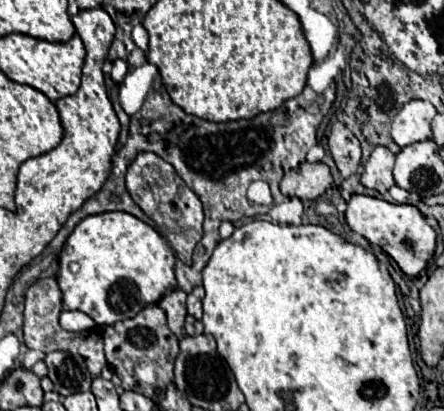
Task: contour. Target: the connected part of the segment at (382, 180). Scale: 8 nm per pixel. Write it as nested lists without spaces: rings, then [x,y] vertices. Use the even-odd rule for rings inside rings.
[[[376,146],[368,162],[364,164],[362,184],[366,188],[372,188],[384,194],[390,186],[394,186],[392,166],[394,166],[394,154],[386,146]]]

